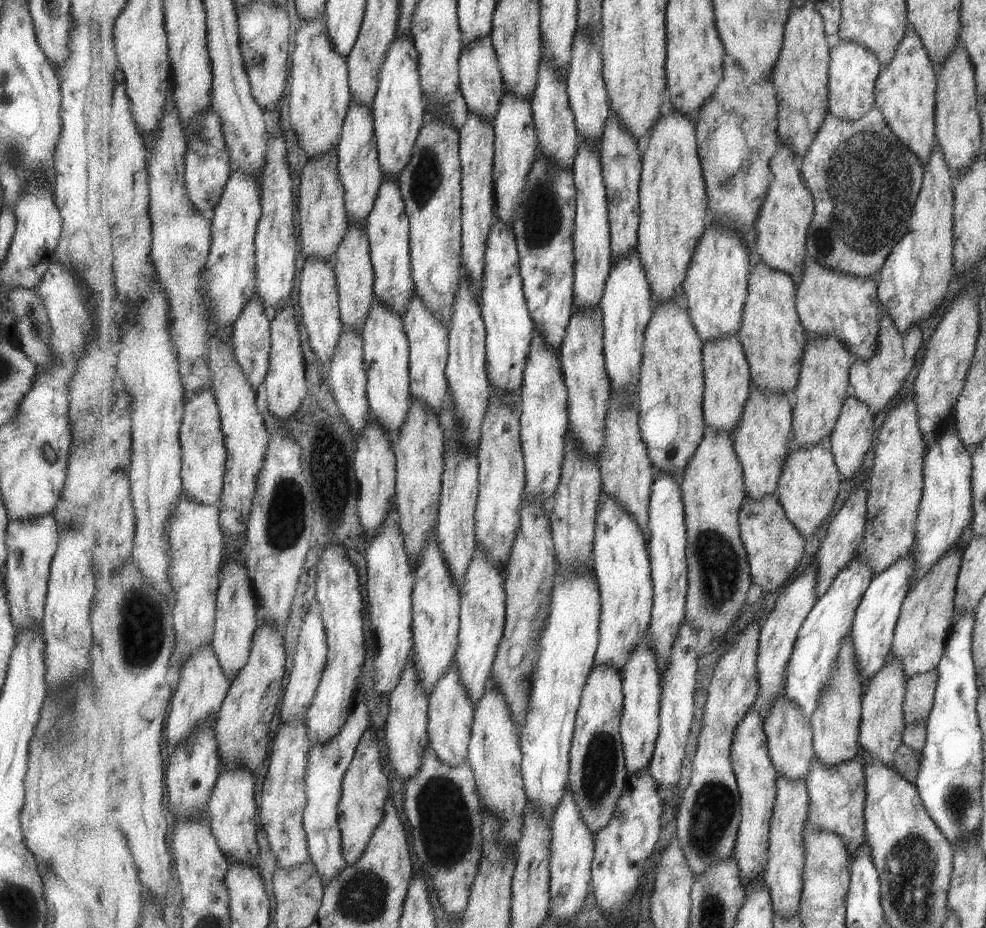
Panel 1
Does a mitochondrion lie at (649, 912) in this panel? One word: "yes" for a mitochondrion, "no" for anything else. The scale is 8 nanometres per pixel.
no

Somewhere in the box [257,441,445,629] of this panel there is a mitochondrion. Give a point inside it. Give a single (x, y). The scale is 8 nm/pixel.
(288, 516)

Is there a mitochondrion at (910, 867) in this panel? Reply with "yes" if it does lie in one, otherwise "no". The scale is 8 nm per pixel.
yes

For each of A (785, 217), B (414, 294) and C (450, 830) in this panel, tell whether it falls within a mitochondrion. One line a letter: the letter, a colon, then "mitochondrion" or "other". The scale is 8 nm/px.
A: other
B: other
C: mitochondrion

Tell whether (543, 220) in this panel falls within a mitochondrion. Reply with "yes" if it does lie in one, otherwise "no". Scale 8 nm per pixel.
yes

